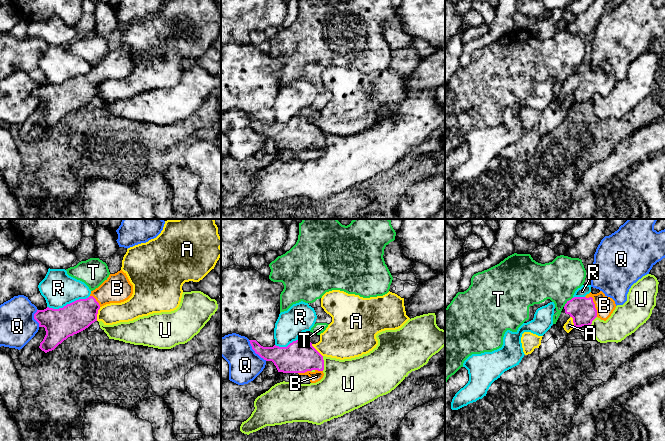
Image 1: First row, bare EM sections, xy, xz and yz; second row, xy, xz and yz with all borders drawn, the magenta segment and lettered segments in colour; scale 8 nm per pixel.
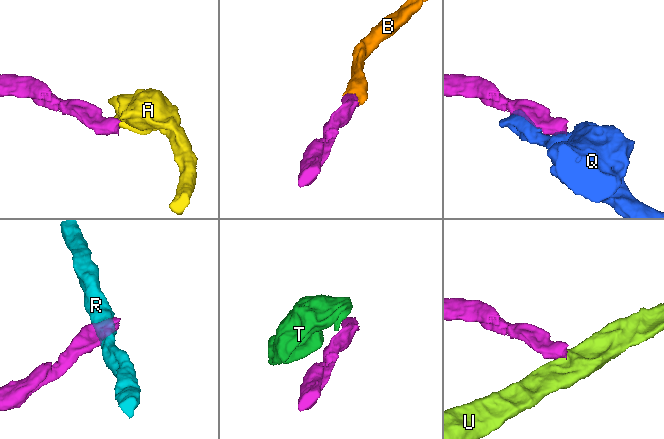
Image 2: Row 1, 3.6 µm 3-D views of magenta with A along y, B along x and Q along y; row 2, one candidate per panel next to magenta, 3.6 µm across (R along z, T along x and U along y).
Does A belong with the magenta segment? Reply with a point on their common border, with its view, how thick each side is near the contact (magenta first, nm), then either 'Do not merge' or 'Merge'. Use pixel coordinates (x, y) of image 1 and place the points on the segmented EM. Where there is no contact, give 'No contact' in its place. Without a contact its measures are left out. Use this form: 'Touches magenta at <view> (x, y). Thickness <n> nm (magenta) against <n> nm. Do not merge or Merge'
Touches magenta at xy (97, 313). Thickness 240 nm (magenta) against 170 nm. Do not merge

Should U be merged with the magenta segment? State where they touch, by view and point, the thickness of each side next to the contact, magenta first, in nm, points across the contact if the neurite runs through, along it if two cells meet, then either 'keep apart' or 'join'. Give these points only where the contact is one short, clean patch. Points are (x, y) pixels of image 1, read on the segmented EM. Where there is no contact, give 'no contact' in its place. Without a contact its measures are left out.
contact xz (323, 363); calibres 260 and 400 nm; border xz (322, 356), (323, 370); keep apart

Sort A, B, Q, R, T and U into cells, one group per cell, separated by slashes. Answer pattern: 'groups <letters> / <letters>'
groups A / B / Q / R / T / U

